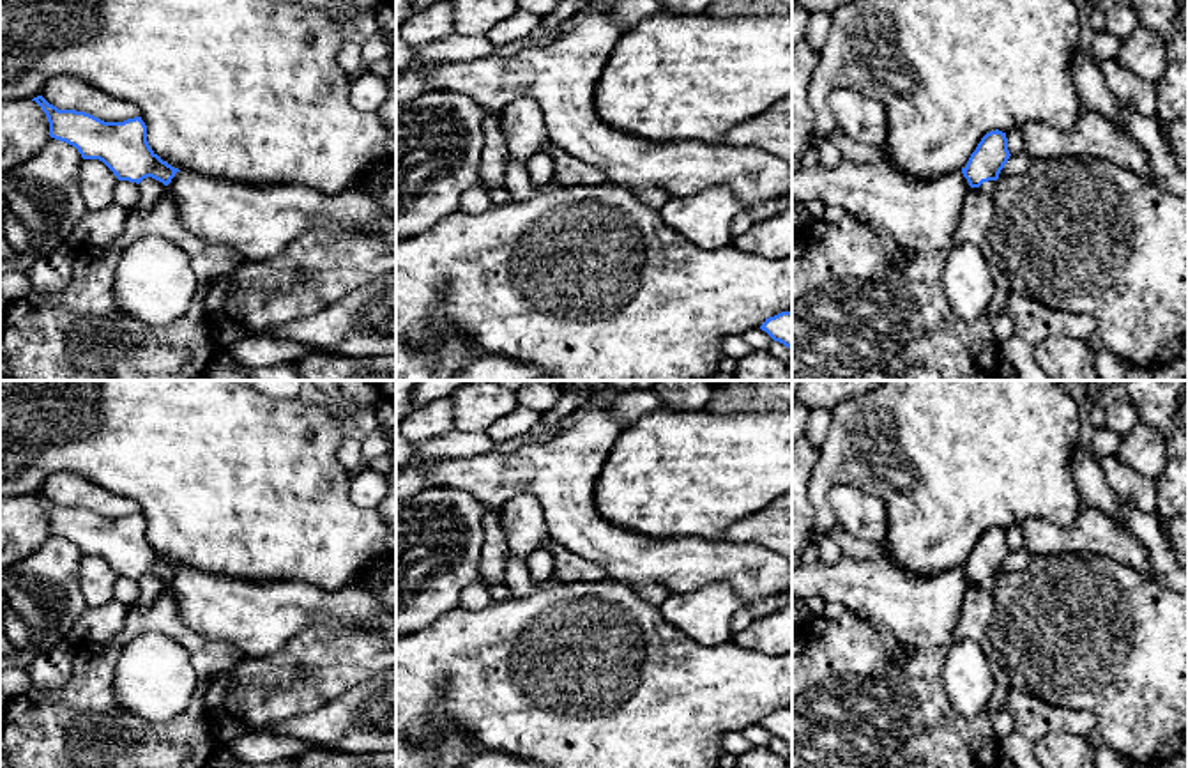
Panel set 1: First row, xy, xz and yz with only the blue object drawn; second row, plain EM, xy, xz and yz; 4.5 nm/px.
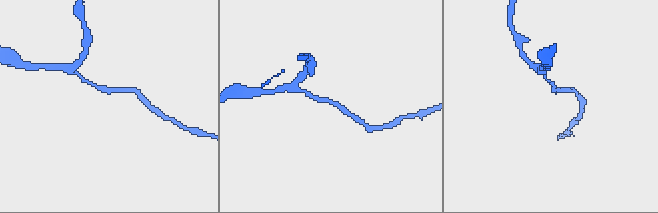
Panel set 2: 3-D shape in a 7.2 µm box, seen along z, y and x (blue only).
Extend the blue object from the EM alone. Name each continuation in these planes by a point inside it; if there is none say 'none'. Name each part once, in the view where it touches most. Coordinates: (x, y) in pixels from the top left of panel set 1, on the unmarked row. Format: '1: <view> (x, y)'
none

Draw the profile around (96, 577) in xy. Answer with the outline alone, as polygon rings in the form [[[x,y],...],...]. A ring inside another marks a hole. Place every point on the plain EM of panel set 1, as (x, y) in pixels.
[[[83,556],[78,572],[80,591],[88,607],[101,607],[113,600],[117,572],[99,556]]]

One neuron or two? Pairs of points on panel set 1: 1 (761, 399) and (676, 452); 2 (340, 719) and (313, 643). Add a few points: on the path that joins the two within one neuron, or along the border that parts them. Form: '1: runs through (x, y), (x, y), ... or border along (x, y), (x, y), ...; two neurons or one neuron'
1: border along (706, 409), (716, 414), (773, 413); two neurons
2: border along (368, 678), (315, 710), (294, 715); two neurons

